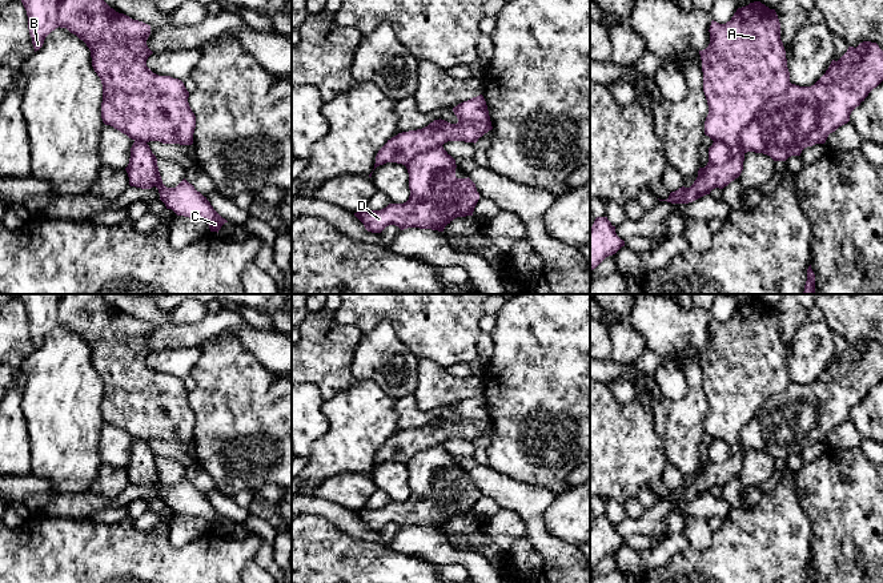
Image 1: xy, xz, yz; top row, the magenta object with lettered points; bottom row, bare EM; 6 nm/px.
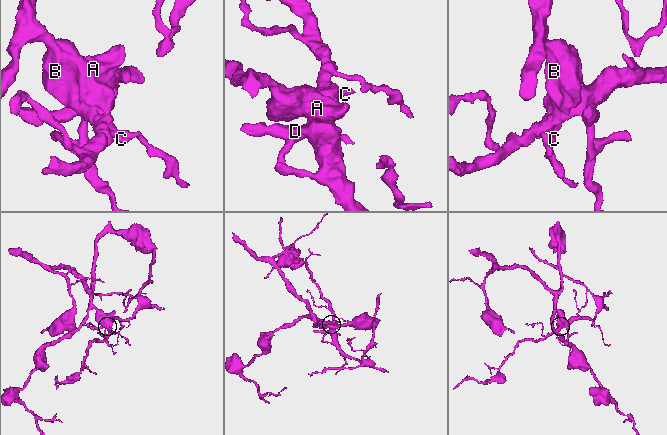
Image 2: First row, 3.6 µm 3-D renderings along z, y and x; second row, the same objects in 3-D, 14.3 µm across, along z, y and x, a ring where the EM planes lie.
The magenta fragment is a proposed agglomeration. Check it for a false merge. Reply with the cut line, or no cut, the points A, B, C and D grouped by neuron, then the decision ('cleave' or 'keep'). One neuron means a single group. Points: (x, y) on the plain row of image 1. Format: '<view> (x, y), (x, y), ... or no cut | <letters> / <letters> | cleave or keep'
yz (790, 381), (742, 429), (738, 451), (731, 453), (714, 439) | A B C / D | cleave

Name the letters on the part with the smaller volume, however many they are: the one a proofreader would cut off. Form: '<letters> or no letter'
D

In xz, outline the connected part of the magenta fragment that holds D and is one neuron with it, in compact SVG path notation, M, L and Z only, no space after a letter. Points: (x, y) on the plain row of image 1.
M437 445L417 453L406 463L409 471L409 498L404 502L389 502L381 508L361 508L354 514L372 531L381 531L386 524L443 530L457 515L473 514L479 498L475 482L455 475L455 458Z

